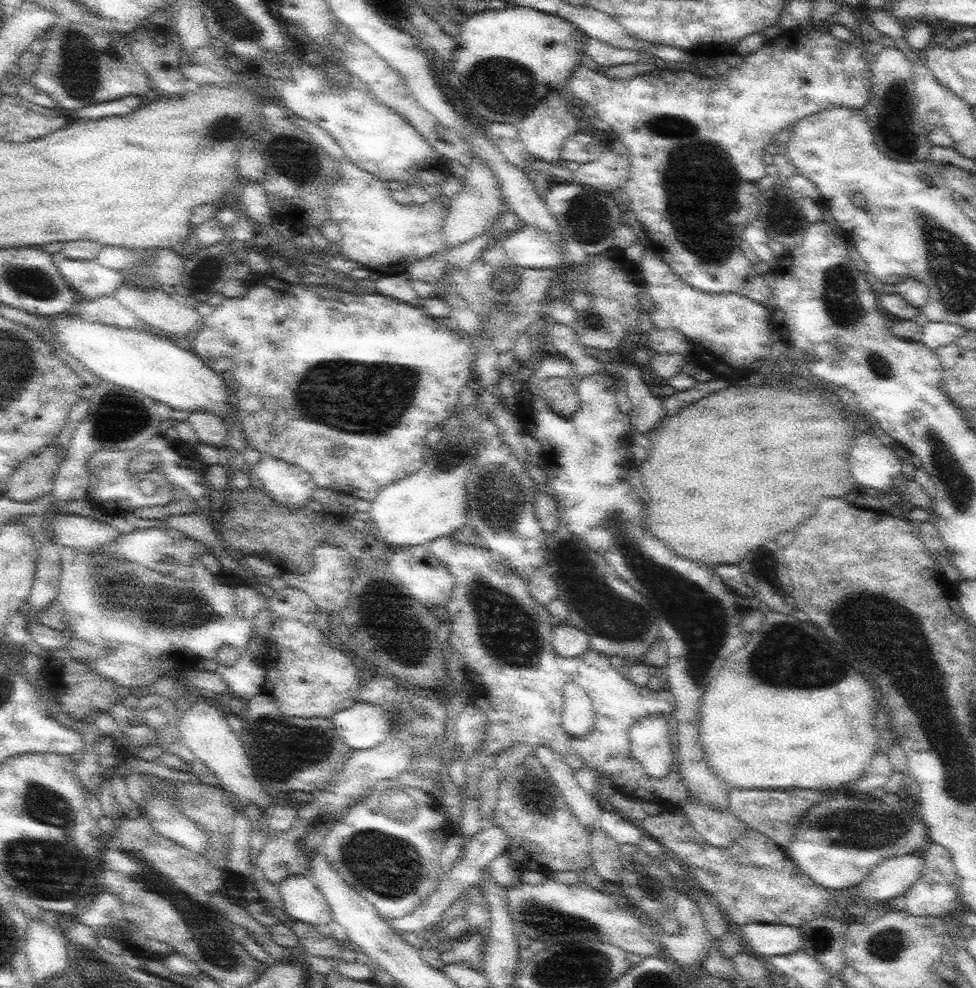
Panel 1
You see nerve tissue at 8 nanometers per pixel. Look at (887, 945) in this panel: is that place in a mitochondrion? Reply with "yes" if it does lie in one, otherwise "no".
yes

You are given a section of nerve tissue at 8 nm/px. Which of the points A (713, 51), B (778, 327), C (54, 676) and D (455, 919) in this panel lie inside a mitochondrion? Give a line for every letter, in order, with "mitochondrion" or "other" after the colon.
A: other
B: other
C: other
D: other

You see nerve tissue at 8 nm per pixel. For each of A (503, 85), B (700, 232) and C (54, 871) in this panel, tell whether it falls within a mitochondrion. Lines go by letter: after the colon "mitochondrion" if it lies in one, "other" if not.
A: mitochondrion
B: mitochondrion
C: mitochondrion

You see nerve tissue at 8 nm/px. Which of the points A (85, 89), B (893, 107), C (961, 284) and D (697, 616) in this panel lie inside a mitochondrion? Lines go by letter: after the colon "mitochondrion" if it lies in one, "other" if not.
A: mitochondrion
B: mitochondrion
C: mitochondrion
D: mitochondrion

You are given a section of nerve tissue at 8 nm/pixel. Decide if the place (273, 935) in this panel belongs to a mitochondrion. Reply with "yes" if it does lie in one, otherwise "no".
no

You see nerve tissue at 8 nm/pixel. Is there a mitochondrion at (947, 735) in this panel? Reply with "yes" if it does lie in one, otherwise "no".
yes

